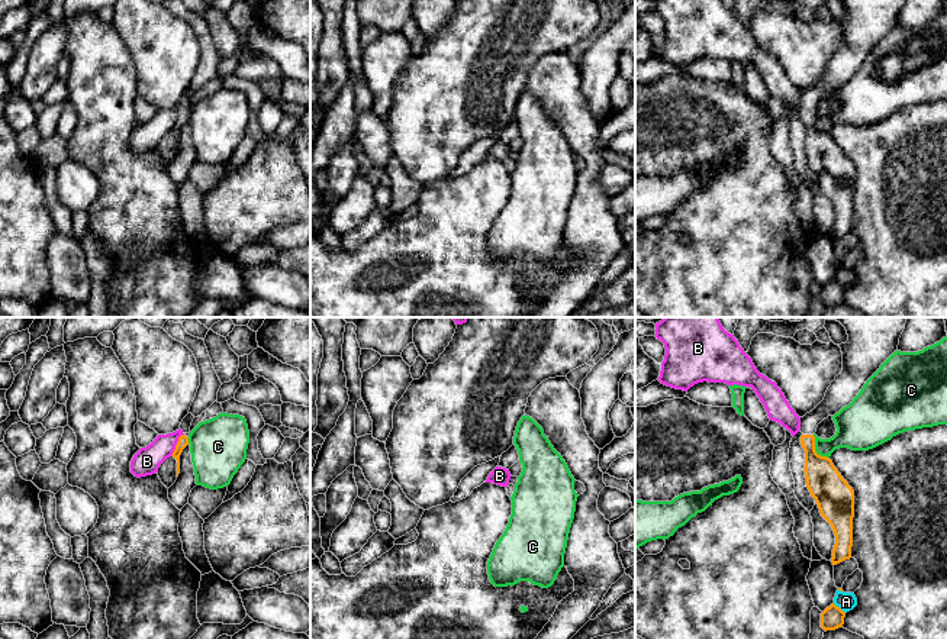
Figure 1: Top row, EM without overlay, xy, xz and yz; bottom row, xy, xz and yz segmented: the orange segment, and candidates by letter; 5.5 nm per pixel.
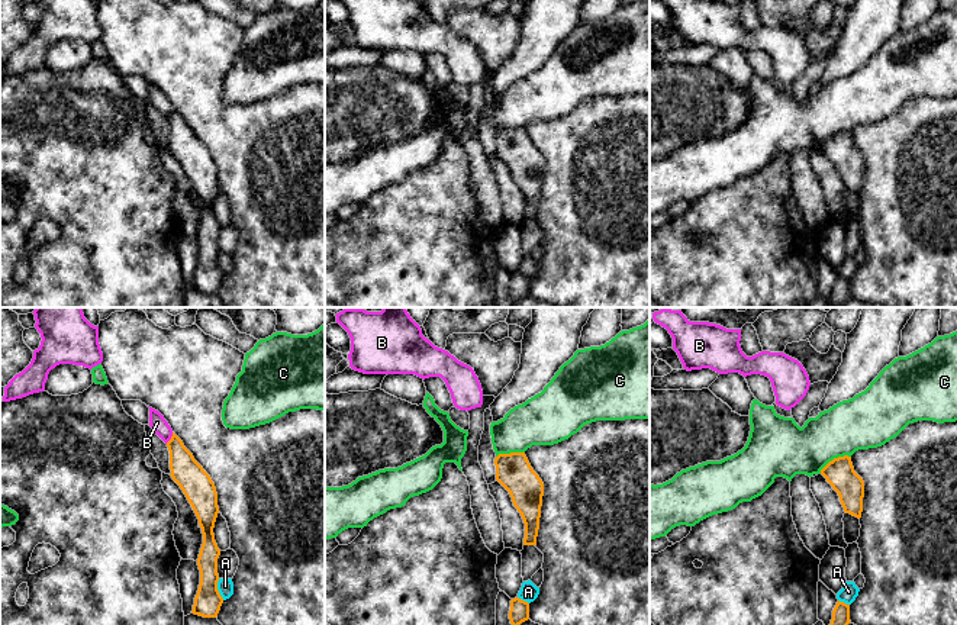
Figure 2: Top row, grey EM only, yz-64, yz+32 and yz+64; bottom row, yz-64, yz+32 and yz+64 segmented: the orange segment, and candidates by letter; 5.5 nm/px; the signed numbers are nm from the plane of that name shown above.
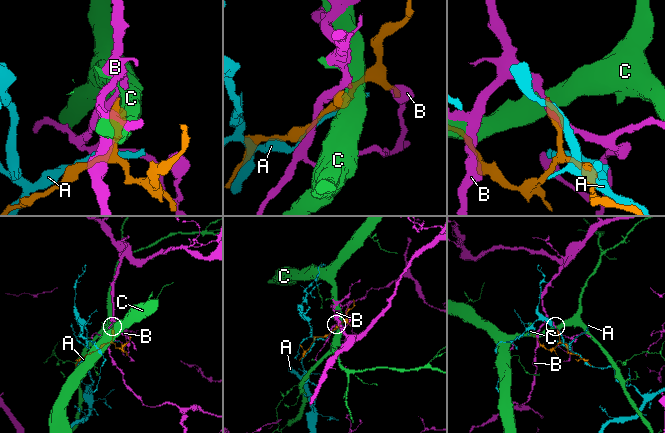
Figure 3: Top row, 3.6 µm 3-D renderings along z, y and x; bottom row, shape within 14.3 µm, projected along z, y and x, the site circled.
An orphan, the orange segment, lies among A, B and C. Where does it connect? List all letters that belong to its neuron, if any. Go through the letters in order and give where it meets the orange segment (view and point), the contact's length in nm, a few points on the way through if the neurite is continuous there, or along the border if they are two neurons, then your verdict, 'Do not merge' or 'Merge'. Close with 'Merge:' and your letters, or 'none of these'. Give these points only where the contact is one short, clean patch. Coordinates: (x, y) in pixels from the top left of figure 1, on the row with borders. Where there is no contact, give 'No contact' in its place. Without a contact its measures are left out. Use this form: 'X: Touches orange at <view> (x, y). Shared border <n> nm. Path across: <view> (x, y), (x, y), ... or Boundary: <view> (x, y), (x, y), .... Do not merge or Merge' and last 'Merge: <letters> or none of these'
A: Touches orange at yz (838, 607). Shared border 90 nm. Do not merge
B: Touches orange at xy (176, 445). Shared border 150 nm. Boundary: xy (183, 433), (170, 455). Do not merge
C: Touches orange at yz (814, 449). Shared border 160 nm. Boundary: yz (812, 435), (815, 451), (828, 458). Do not merge
Merge: none of these

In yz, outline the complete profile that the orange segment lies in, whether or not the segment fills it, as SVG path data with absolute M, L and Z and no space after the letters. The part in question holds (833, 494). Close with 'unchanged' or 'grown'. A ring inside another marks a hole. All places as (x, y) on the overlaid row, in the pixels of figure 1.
M822 317L840 322L848 335L845 343L838 345L843 352L843 371L828 387L824 400L803 417L801 417L801 445L805 451L805 478L811 496L815 498L821 516L831 525L835 535L832 549L832 565L851 558L853 546L853 517L854 491L841 477L832 461L821 456L815 451L815 436L818 425L828 416L834 416L848 406L860 393L866 381L880 368L880 365L898 349L899 338L905 329L906 317Z; grown

